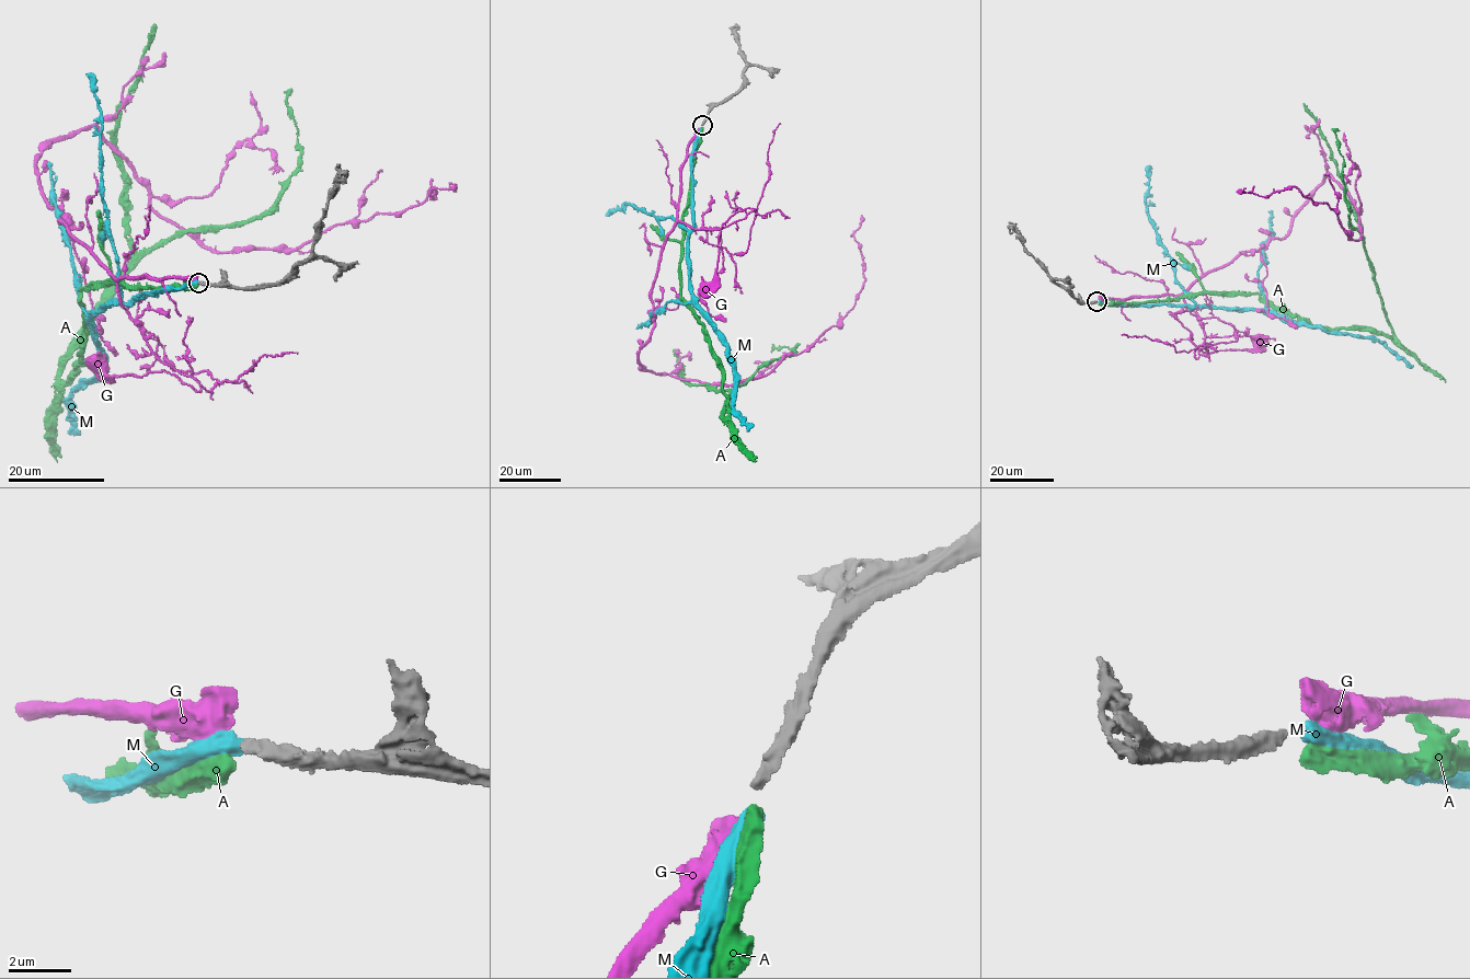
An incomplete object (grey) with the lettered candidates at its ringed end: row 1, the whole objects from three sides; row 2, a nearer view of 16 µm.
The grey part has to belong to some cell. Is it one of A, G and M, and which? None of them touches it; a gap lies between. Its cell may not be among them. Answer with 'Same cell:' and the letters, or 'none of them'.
Same cell: M

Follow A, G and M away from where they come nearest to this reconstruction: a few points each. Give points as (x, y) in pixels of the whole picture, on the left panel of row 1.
A: (197, 285), (87, 286), (83, 363), (59, 378), (82, 323), (147, 253), (275, 204), (300, 154), (284, 92)
G: (196, 280), (115, 280), (157, 357), (196, 380), (198, 391), (162, 370), (112, 378), (96, 363)
M: (197, 283), (115, 303), (85, 319), (103, 361), (95, 377), (72, 391), (67, 407), (79, 435)

